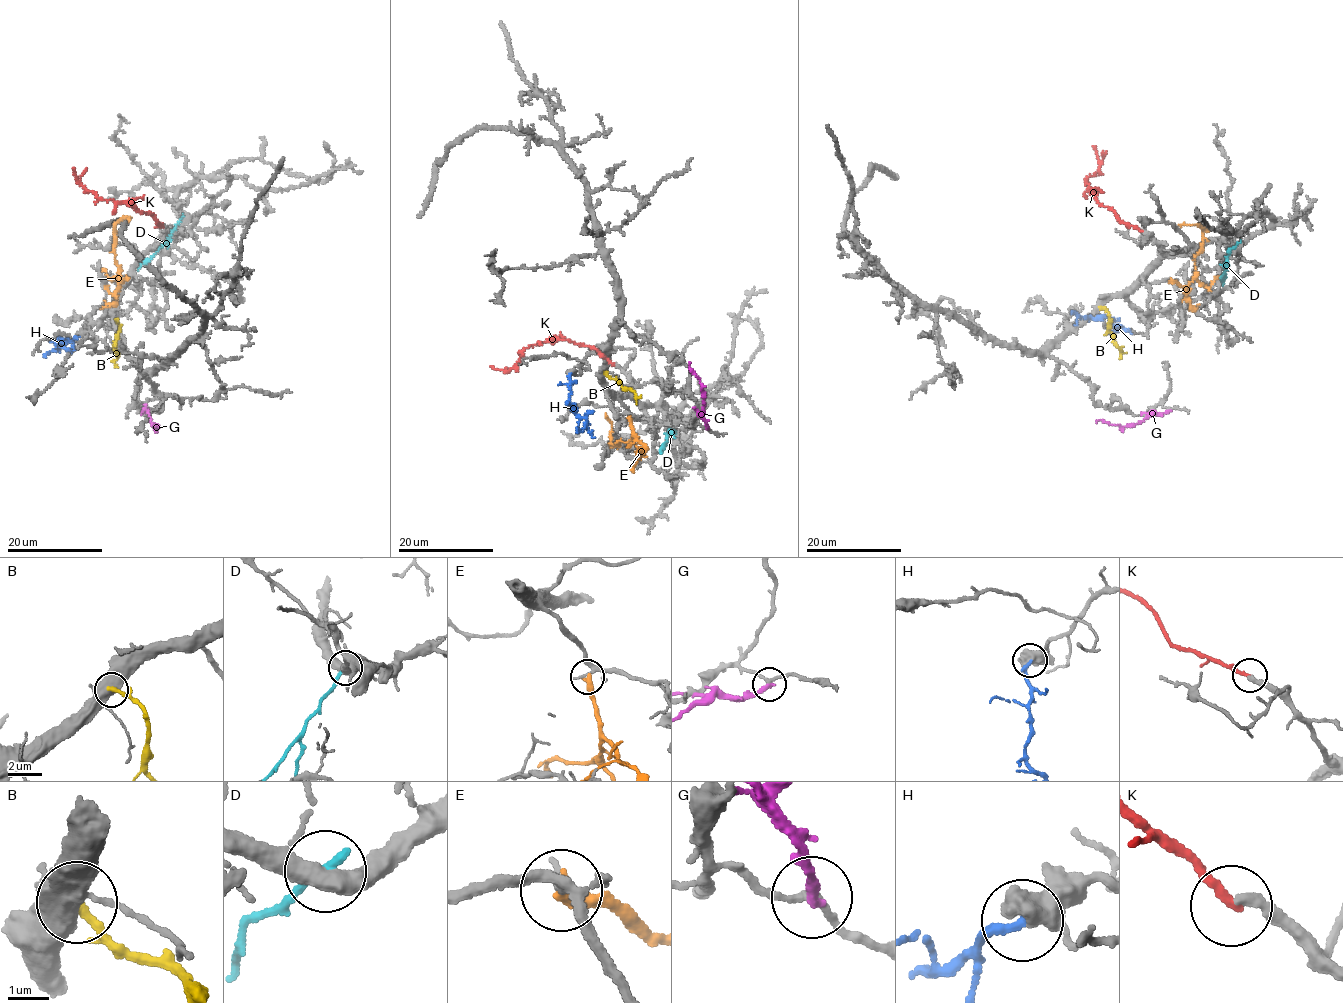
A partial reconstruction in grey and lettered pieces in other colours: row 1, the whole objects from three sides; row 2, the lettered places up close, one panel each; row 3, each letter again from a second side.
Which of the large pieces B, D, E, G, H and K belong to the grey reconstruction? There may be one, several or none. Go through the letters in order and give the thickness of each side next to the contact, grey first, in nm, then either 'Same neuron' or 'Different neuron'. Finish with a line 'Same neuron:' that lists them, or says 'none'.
B: Thickness 440 nm (grey) against 220 nm. Different neuron
D: Thickness 480 nm (grey) against 240 nm. Different neuron
E: Thickness 160 nm (grey) against 320 nm. Different neuron
G: Thickness 170 nm (grey) against 280 nm. Different neuron
H: Thickness 500 nm (grey) against 200 nm. Same neuron
K: Thickness 280 nm (grey) against 240 nm. Different neuron
Same neuron: H

